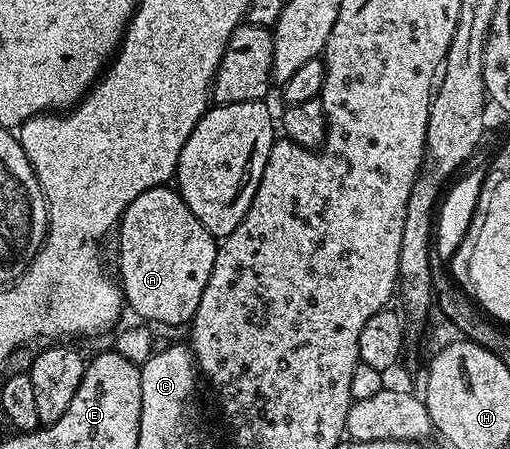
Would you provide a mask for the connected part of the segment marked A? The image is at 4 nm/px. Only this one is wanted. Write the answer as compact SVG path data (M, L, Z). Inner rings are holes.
M169 185L152 187L121 215L119 232L121 231L121 275L119 286L123 292L124 302L138 315L138 320L146 324L166 323L169 327L177 327L180 323L188 324L193 318L195 309L199 309L199 297L203 297L203 289L207 289L207 277L211 277L211 269L215 265L215 253L218 240L214 239L203 225L199 225L199 217L187 209L180 191Z

